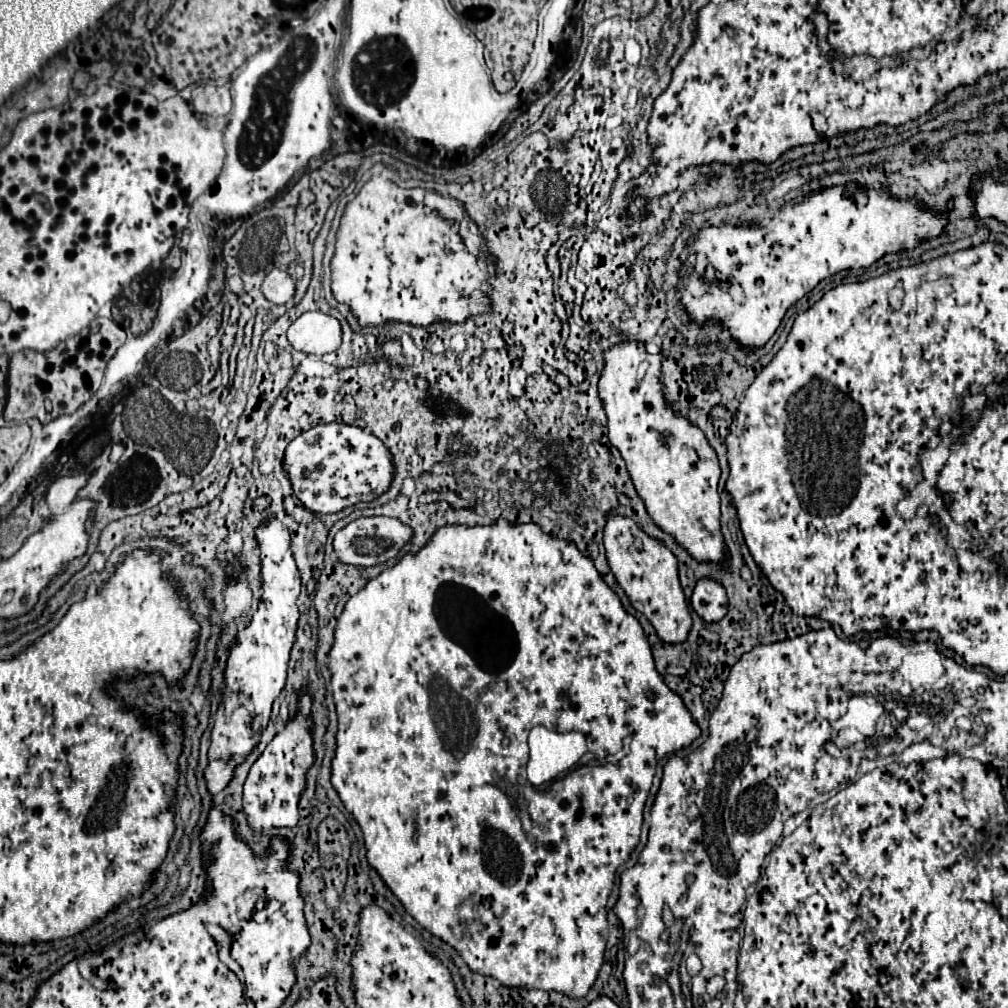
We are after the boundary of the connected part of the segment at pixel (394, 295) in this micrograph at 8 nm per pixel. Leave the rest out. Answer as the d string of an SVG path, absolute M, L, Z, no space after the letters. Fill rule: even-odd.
M375 175L345 209L337 231L337 249L331 261L331 289L337 301L351 307L361 325L381 325L393 319L427 327L435 321L461 323L469 315L489 311L487 293L491 289L489 279L493 275L493 265L467 251L457 235L457 223L443 221L435 211L425 209L423 193L425 189L401 189L389 179Z

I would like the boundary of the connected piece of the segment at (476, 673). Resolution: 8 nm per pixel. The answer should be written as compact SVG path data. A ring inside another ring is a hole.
M497 521L491 527L451 525L441 527L417 555L405 555L395 567L385 569L347 601L337 623L329 659L333 671L331 689L339 715L331 783L347 811L351 811L363 829L369 865L379 871L385 885L397 895L407 913L429 933L455 947L473 973L495 977L505 987L557 991L571 999L585 997L603 963L603 951L609 937L605 905L613 889L615 869L629 859L629 853L639 843L643 807L653 785L657 763L667 753L689 747L701 735L701 729L691 721L687 707L673 695L673 691L669 691L661 675L655 671L653 655L639 621L623 609L621 601L603 583L589 557L581 555L573 543L545 535L539 525L529 523L515 527L507 521ZM561 699L569 699L565 711L561 711ZM549 721L561 721L561 731L579 729L583 733L591 733L591 729L595 733L597 725L607 725L607 733L631 735L629 753L619 763L583 765L571 771L567 779L566 776L557 779L547 789L537 789L535 793L531 787L519 785L521 781L517 781L517 775L523 773L522 777L526 778L529 729ZM531 793L533 799L535 795L542 795L548 804L531 803Z

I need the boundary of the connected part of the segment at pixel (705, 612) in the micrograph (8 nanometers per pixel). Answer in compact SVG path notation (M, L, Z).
M701 579L691 595L691 607L707 623L721 621L727 615L725 589L711 579Z

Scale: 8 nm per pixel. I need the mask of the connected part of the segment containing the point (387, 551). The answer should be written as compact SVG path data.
M361 517L351 521L347 527L343 527L333 541L333 549L339 555L343 563L349 565L361 565L361 567L371 567L385 563L401 553L401 549L411 541L413 537L413 527L401 523L399 519L393 517Z

